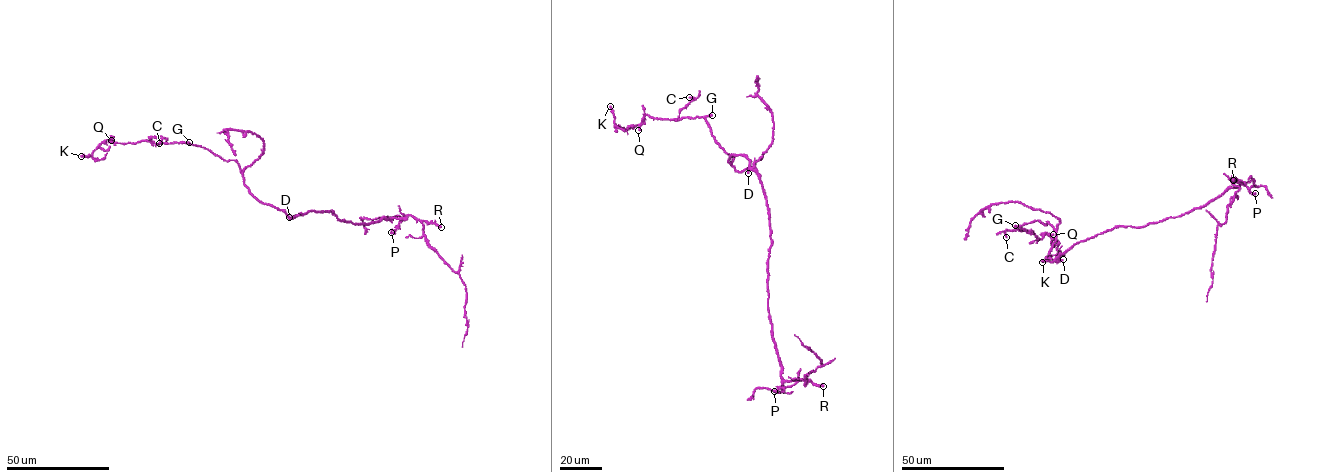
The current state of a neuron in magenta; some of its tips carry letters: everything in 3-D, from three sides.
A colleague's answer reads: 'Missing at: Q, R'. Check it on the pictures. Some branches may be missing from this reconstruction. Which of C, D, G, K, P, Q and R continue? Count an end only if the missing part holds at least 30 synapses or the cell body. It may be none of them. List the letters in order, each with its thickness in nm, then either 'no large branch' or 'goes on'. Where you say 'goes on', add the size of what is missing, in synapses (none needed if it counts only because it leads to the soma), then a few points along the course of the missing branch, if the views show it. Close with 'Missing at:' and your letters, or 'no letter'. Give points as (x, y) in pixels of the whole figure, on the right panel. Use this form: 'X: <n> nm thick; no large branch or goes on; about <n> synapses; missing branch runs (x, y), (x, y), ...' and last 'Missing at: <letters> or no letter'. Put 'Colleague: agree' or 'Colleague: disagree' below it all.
C: 360 nm thick; no large branch
D: 380 nm thick; no large branch
G: 440 nm thick; no large branch
K: 280 nm thick; no large branch
P: 280 nm thick; no large branch
Q: 280 nm thick; goes on; about 70 synapses; missing branch runs (1053, 234), (1065, 233), (1070, 238), (1064, 258)
R: 480 nm thick; goes on; about 70 synapses; missing branch runs (1233, 180), (1224, 185), (1210, 180), (1209, 183), (1217, 184), (1210, 210), (1187, 220), (1178, 230)
Missing at: Q, R
Colleague: agree

